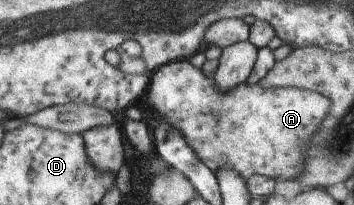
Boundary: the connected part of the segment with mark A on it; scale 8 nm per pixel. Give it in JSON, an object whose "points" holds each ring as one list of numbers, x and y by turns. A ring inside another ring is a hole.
{"points":[[179,60,161,66,149,82,150,90,147,92,147,102,155,118,155,123,164,122,182,130,184,140,194,150,196,156,213,170,236,171,242,178,248,180,254,174,266,176,286,182,298,179,304,174,306,168,306,152,316,132,322,128,326,116,330,114,332,100,320,92,302,90,302,88,272,88,266,90,260,84,240,84,234,90,220,92,215,82,215,72,208,78,202,70,194,66,190,60],[216,88,216,100,210,98,210,90]]}

